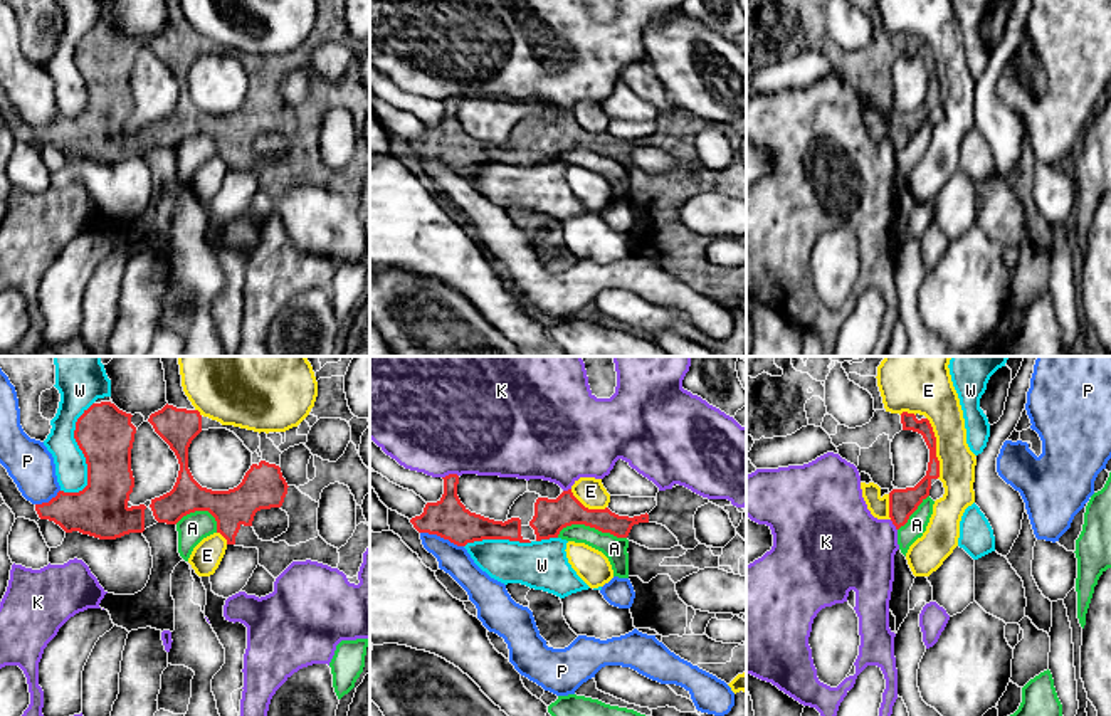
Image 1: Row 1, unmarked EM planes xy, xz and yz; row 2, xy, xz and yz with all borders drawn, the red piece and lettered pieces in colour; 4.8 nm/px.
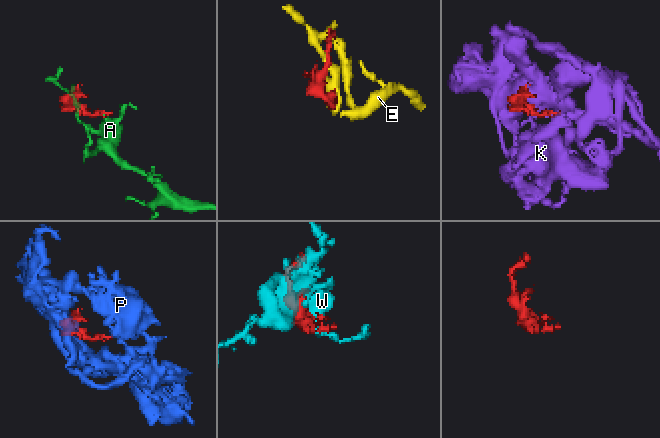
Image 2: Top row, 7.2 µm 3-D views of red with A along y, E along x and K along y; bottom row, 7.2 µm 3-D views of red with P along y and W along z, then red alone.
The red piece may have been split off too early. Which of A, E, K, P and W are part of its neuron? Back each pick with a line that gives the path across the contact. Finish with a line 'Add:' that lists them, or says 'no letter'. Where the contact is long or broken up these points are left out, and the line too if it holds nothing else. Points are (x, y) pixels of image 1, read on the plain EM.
Add: no letter

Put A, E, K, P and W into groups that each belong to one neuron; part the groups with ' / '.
A / E / K / P / W

